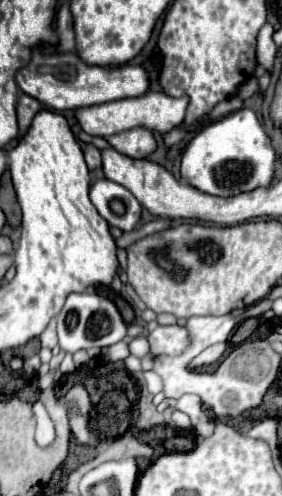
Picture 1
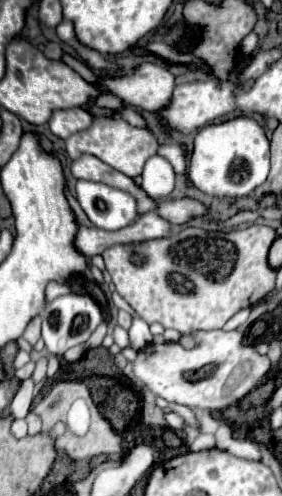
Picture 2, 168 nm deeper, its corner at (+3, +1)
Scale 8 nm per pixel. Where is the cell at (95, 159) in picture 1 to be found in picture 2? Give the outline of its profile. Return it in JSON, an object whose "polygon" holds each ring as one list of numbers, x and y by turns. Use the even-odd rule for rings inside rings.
{"polygon":[[103,116,95,118,91,128,77,132,65,140,65,150,71,160,75,160,83,154,93,154,93,156,101,158,103,162,107,162,111,168,115,168,131,178,137,178,141,174,145,162,153,154,157,154,157,148,159,148,159,144,151,130,131,126,125,120,113,120,113,118,103,118]]}

